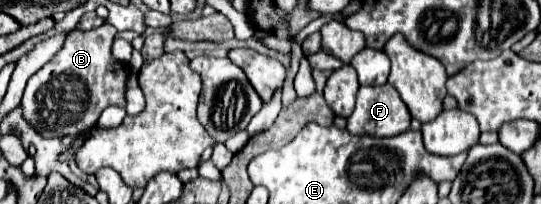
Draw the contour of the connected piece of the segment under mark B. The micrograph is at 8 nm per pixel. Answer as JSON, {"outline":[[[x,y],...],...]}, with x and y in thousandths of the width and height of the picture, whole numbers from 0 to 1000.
{"outline":[[[198,108],[161,157],[135,147],[124,176],[113,255],[102,265],[98,304],[87,304],[72,353],[54,382],[39,510],[43,578],[72,667],[142,667],[165,637],[183,588],[194,520],[231,520],[227,441],[238,324],[205,284],[205,216],[213,157],[216,147]]]}

